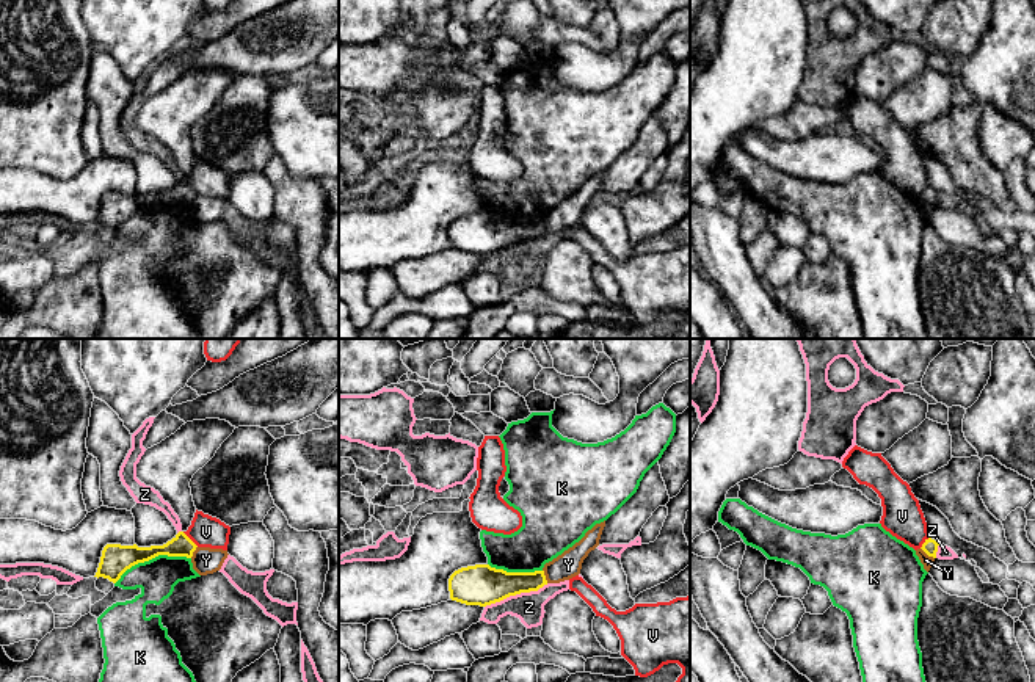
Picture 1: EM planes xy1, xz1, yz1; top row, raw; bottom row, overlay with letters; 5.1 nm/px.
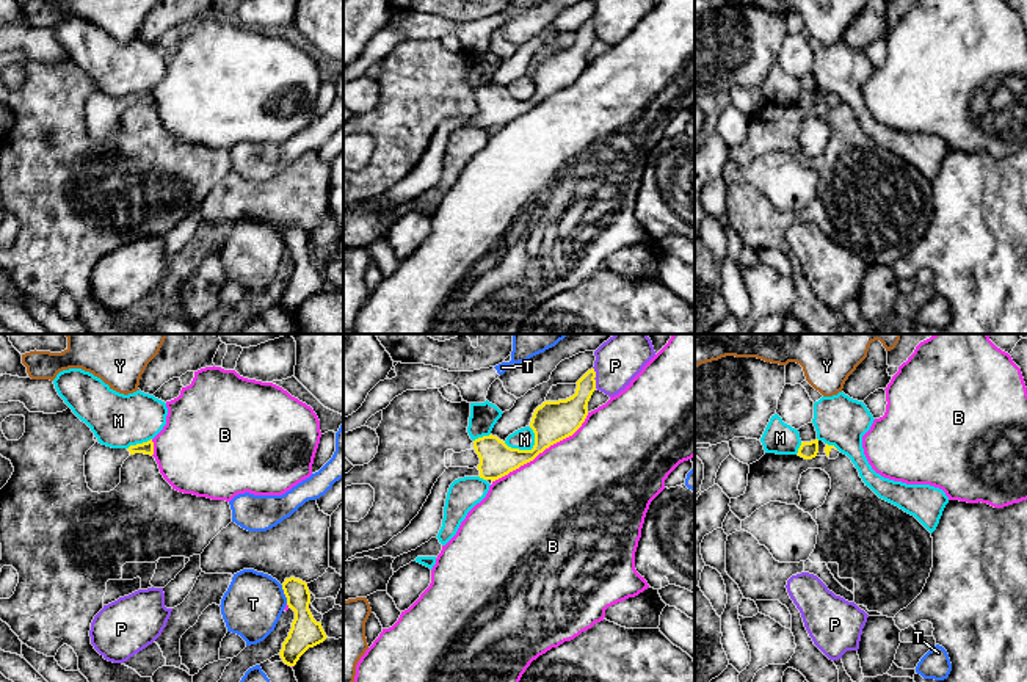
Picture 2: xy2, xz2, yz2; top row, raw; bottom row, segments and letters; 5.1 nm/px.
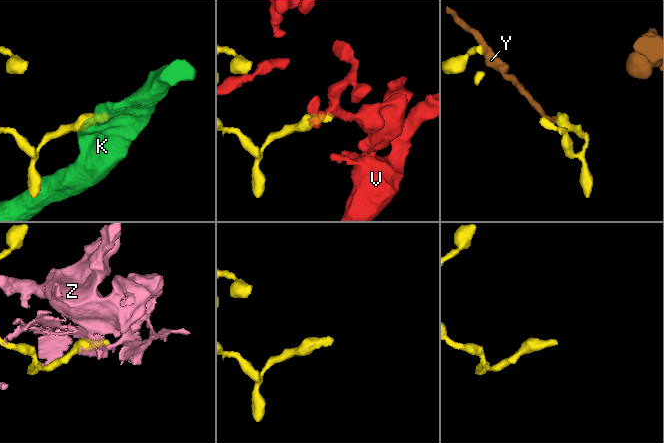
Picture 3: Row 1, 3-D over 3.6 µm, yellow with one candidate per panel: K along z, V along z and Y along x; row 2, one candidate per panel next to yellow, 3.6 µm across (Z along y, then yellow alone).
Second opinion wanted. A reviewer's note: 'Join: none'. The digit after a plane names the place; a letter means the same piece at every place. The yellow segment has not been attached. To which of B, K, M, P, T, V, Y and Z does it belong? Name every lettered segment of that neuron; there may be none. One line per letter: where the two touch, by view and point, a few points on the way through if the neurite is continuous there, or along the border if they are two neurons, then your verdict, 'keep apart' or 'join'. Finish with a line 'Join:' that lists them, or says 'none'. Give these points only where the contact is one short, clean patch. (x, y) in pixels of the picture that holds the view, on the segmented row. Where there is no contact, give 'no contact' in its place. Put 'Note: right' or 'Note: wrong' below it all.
B: meets yellow in xz2 at (543, 450); keep apart
K: meets yellow in xy1 at (151, 558); border along xy1 (190, 557), (156, 555), (132, 565), (115, 584); keep apart
M: meets yellow in xz2 at (524, 450); border along xz2 (535, 433), (535, 442), (530, 449), (511, 449), (504, 442); keep apart
P: meets yellow in xz2 at (595, 377); keep apart
T: meets yellow in xy2 at (286, 594); keep apart
V: meets yellow in xy1 at (188, 538); keep apart
Y: meets yellow in yz1 at (927, 554); border along yz1 (921, 547), (933, 558); keep apart
Z: meets yellow in xz1 at (516, 593); keep apart
Join: none
Note: right

